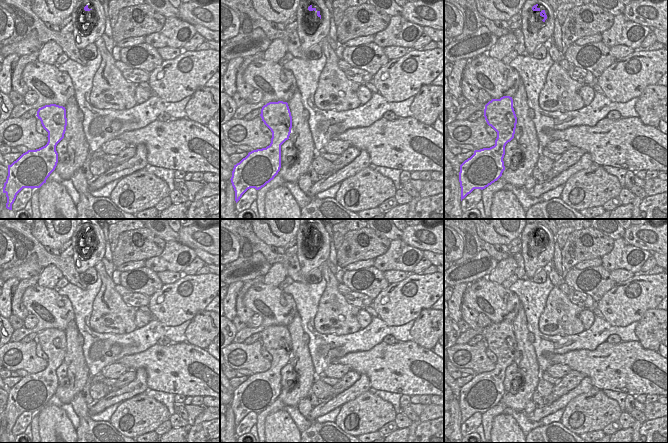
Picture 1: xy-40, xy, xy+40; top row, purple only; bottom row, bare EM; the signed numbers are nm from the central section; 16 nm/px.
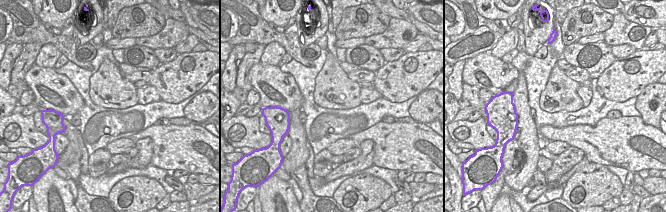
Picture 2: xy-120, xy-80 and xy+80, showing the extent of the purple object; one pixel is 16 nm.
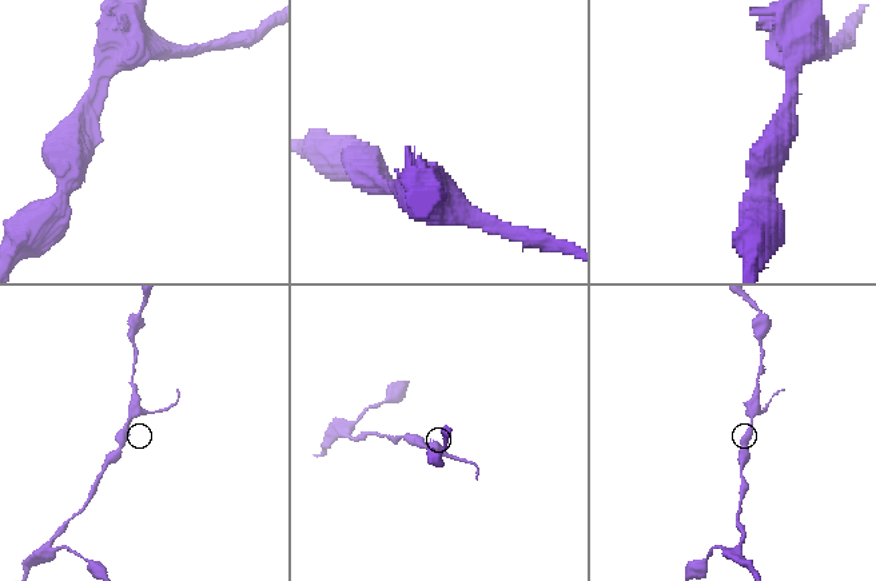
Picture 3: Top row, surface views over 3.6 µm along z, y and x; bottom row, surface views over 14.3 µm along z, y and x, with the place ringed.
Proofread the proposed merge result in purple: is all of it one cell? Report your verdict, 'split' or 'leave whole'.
leave whole

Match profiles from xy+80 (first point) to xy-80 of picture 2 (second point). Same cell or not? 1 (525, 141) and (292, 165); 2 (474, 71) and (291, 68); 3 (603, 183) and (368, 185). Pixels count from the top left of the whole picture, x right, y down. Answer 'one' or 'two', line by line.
1: one
2: two
3: one

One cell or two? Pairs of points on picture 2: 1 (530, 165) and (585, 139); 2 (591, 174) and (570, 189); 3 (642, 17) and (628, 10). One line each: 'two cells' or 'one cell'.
1: two cells
2: one cell
3: one cell

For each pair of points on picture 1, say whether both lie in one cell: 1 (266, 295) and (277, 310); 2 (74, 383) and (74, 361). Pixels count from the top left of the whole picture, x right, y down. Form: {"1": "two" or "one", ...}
{"1": "one", "2": "one"}

